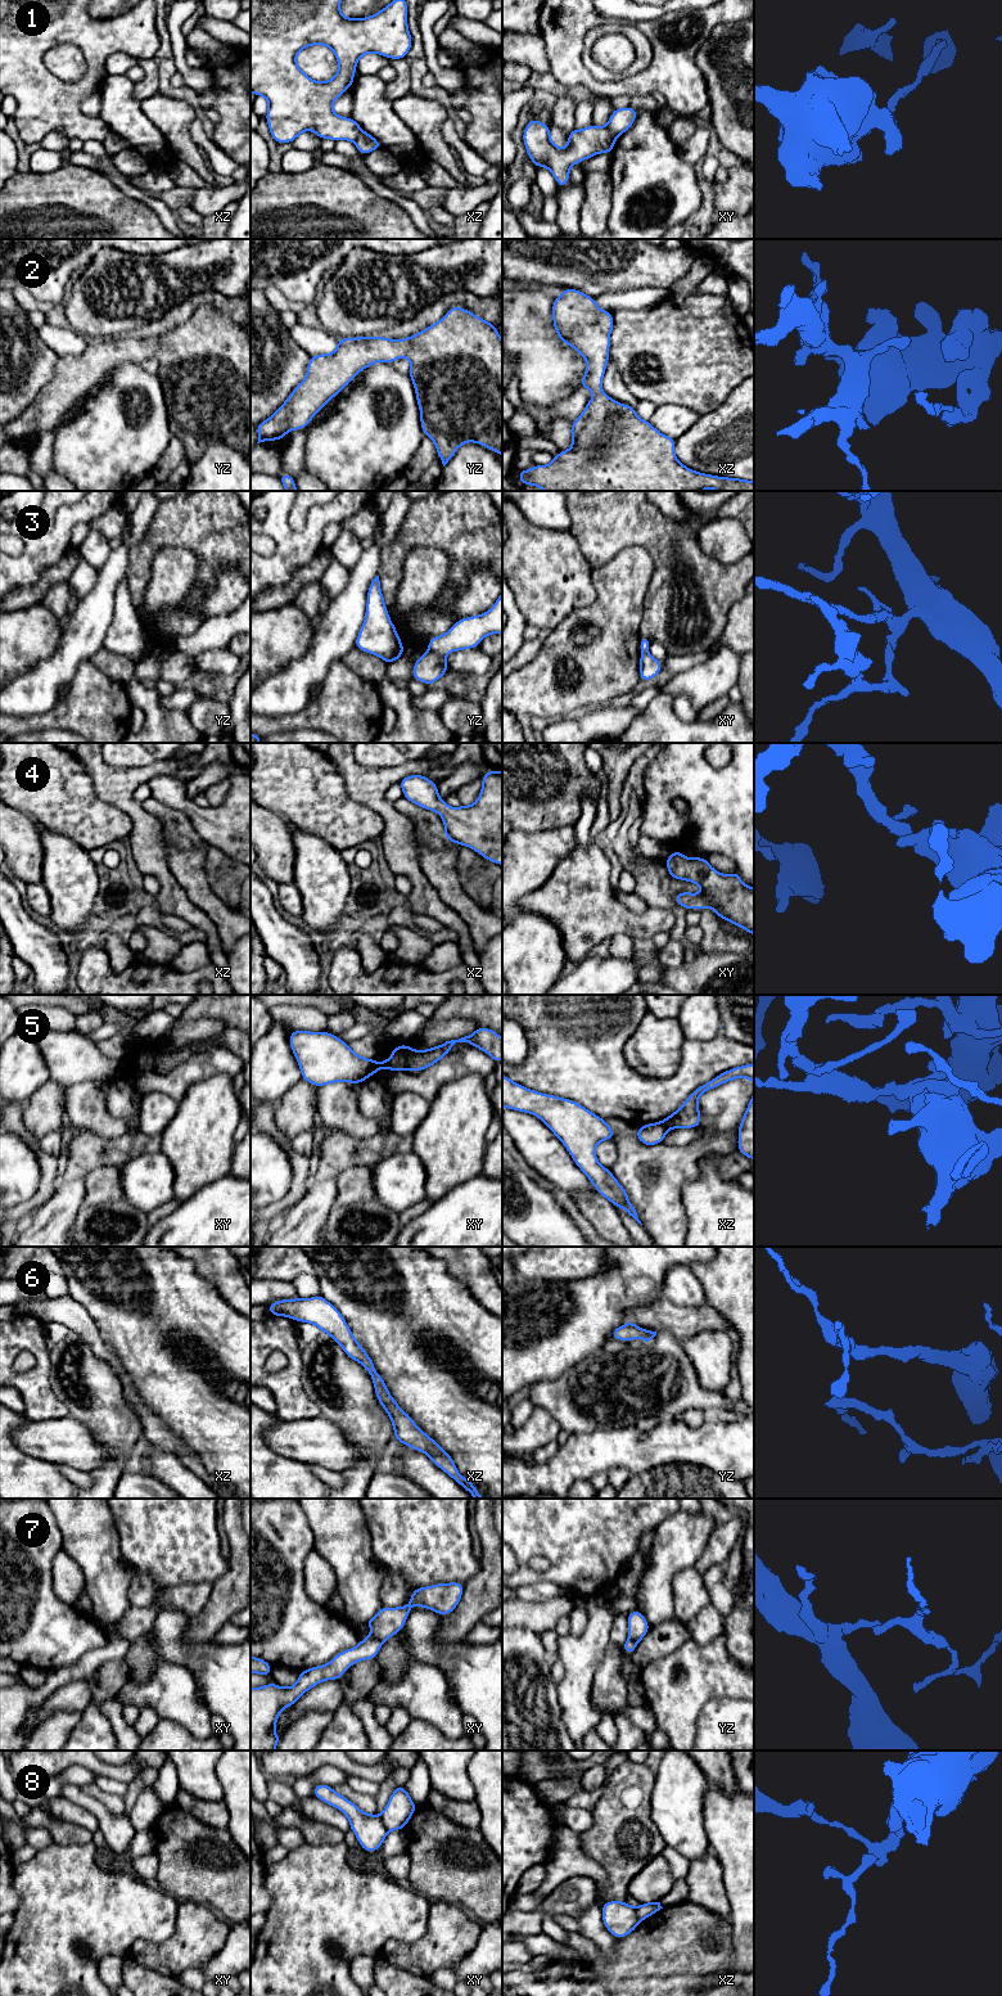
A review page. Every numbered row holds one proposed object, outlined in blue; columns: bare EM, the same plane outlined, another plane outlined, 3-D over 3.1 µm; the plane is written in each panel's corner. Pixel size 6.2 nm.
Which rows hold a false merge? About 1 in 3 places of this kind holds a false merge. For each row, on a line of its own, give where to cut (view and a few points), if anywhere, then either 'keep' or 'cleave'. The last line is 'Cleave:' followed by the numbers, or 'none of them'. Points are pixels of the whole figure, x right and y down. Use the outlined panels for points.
1: xy (605, 126), (615, 138) | cleave
2: no cut | keep
3: yz (429, 648), (445, 654) | cleave
4: no cut | keep
5: xy (413, 1050), (406, 1068) | cleave
6: no cut | keep
7: xy (370, 1636), (382, 1643) | cleave
8: xy (379, 1817), (388, 1830) | cleave
Cleave: 1, 3, 5, 7, 8

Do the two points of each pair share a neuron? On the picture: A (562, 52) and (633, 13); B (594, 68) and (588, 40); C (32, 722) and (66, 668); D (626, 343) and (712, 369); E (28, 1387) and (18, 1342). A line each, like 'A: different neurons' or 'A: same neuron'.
A: different neurons
B: same neuron
C: different neurons
D: same neuron
E: same neuron

